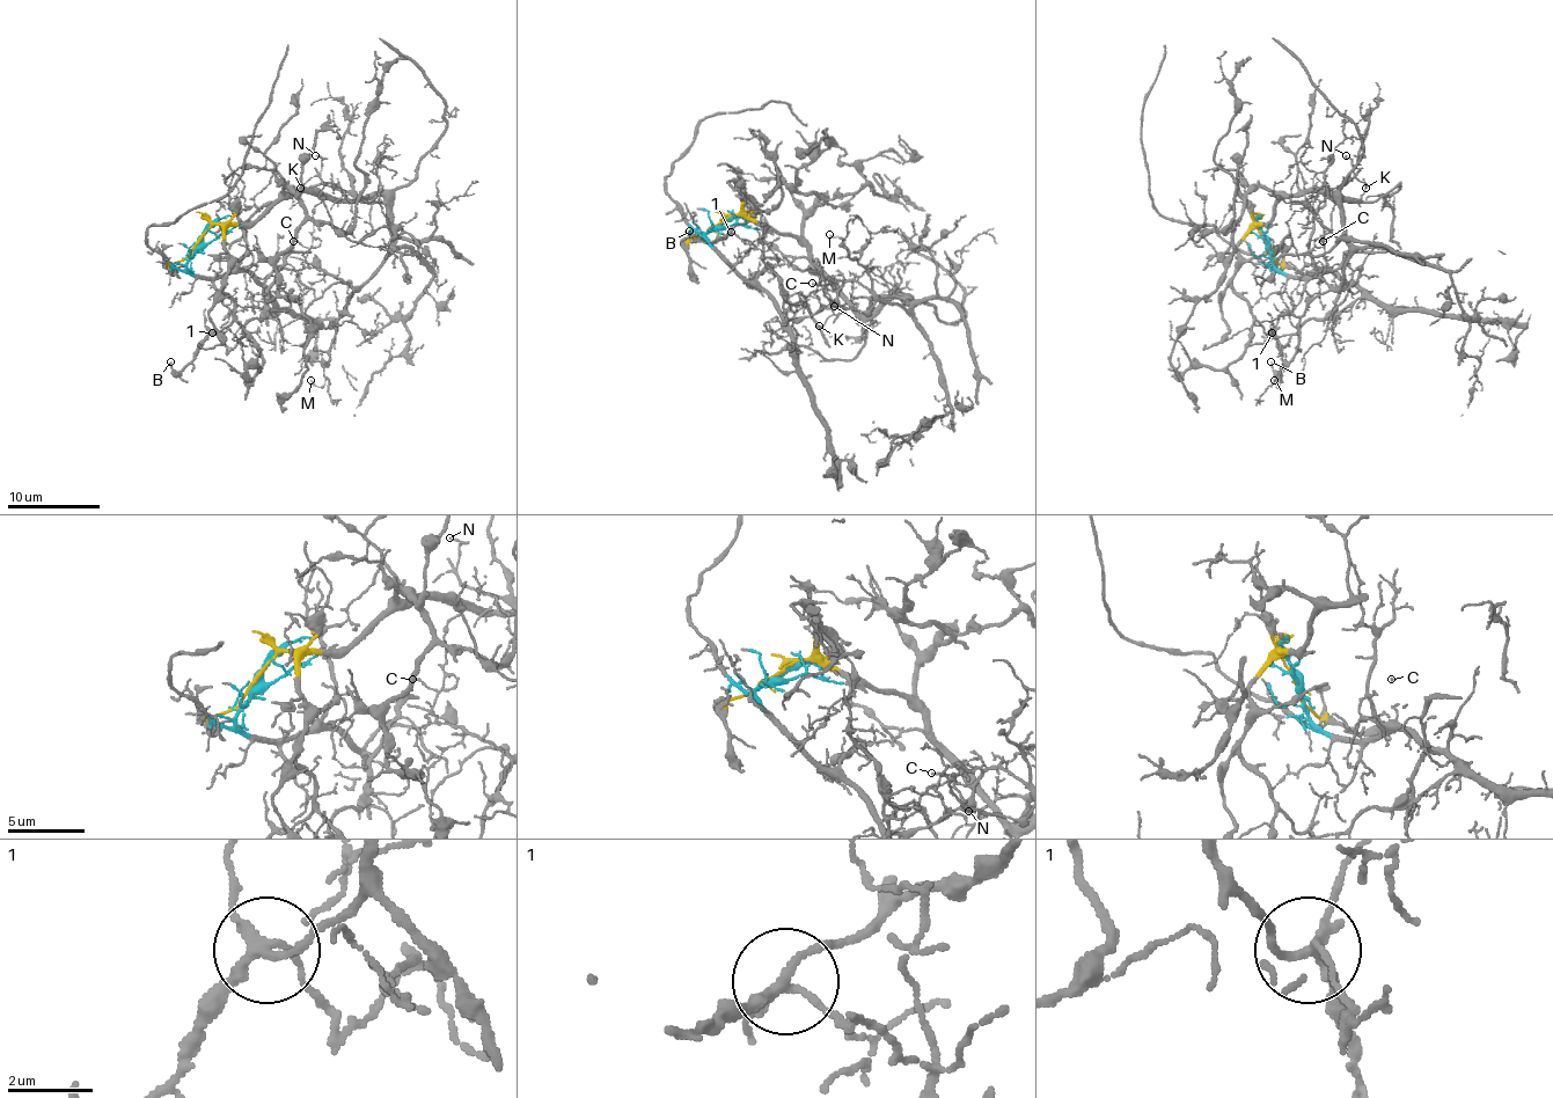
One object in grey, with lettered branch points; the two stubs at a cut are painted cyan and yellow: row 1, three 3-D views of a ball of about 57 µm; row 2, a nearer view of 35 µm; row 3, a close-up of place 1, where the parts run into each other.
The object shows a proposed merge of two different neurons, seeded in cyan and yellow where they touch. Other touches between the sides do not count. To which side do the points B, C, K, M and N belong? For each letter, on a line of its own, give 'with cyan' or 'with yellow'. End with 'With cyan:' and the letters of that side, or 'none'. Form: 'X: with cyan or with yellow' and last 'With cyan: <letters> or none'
B: with yellow
C: with yellow
K: with yellow
M: with yellow
N: with yellow
With cyan: none

